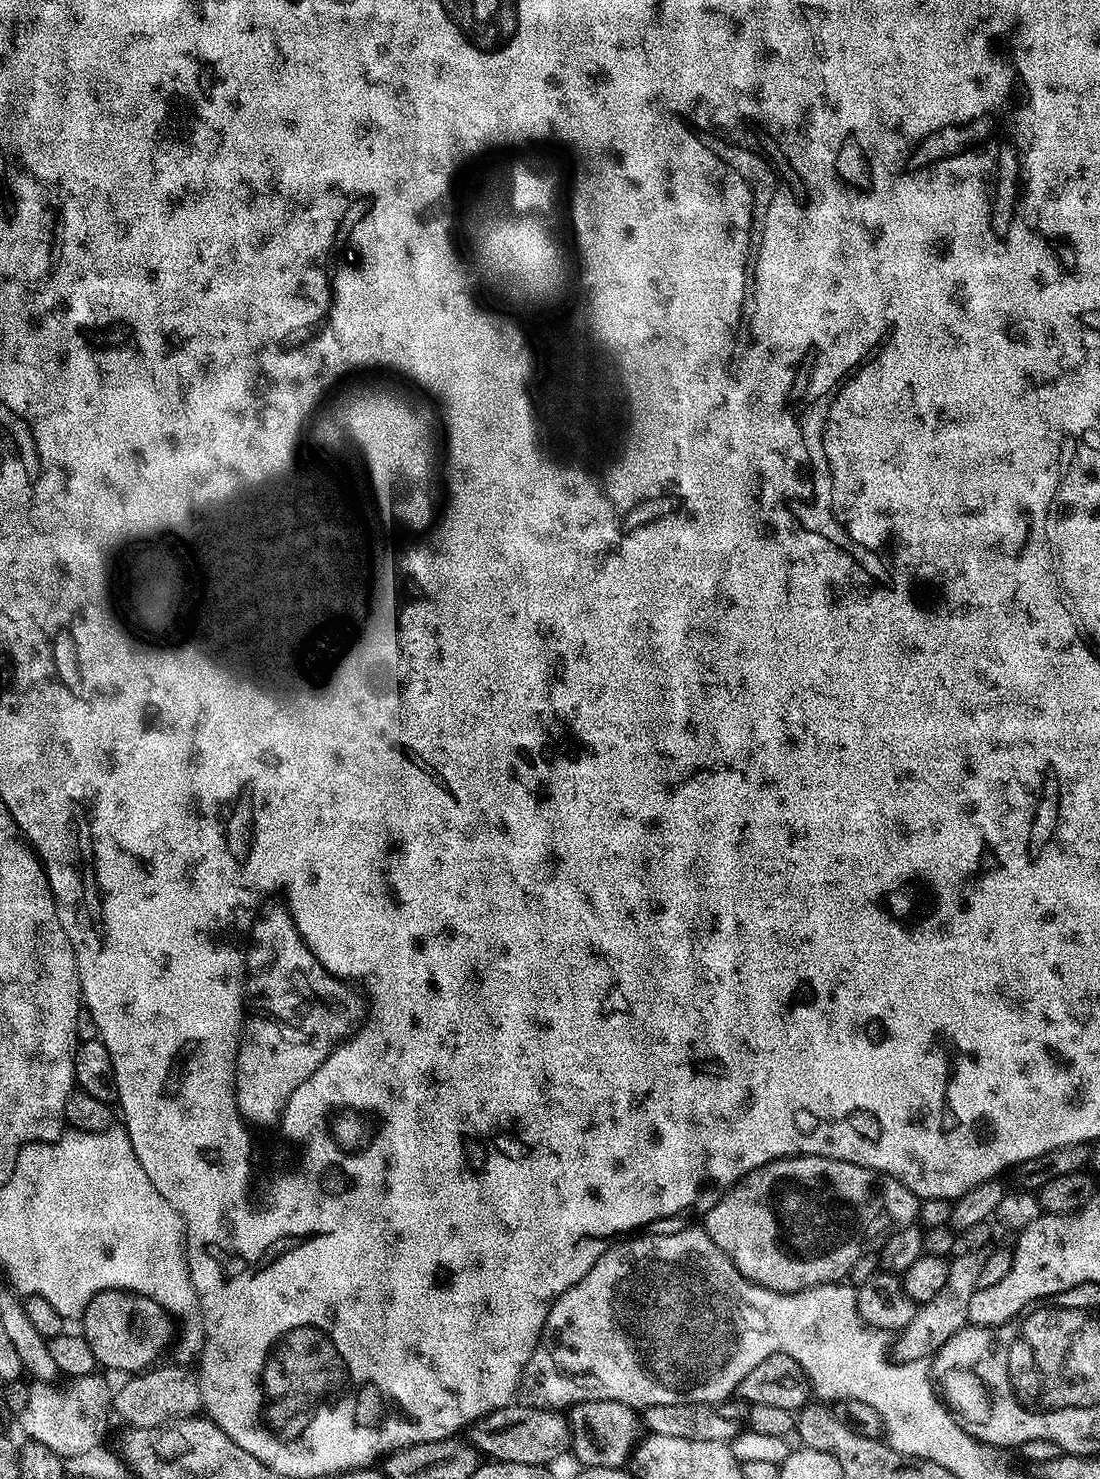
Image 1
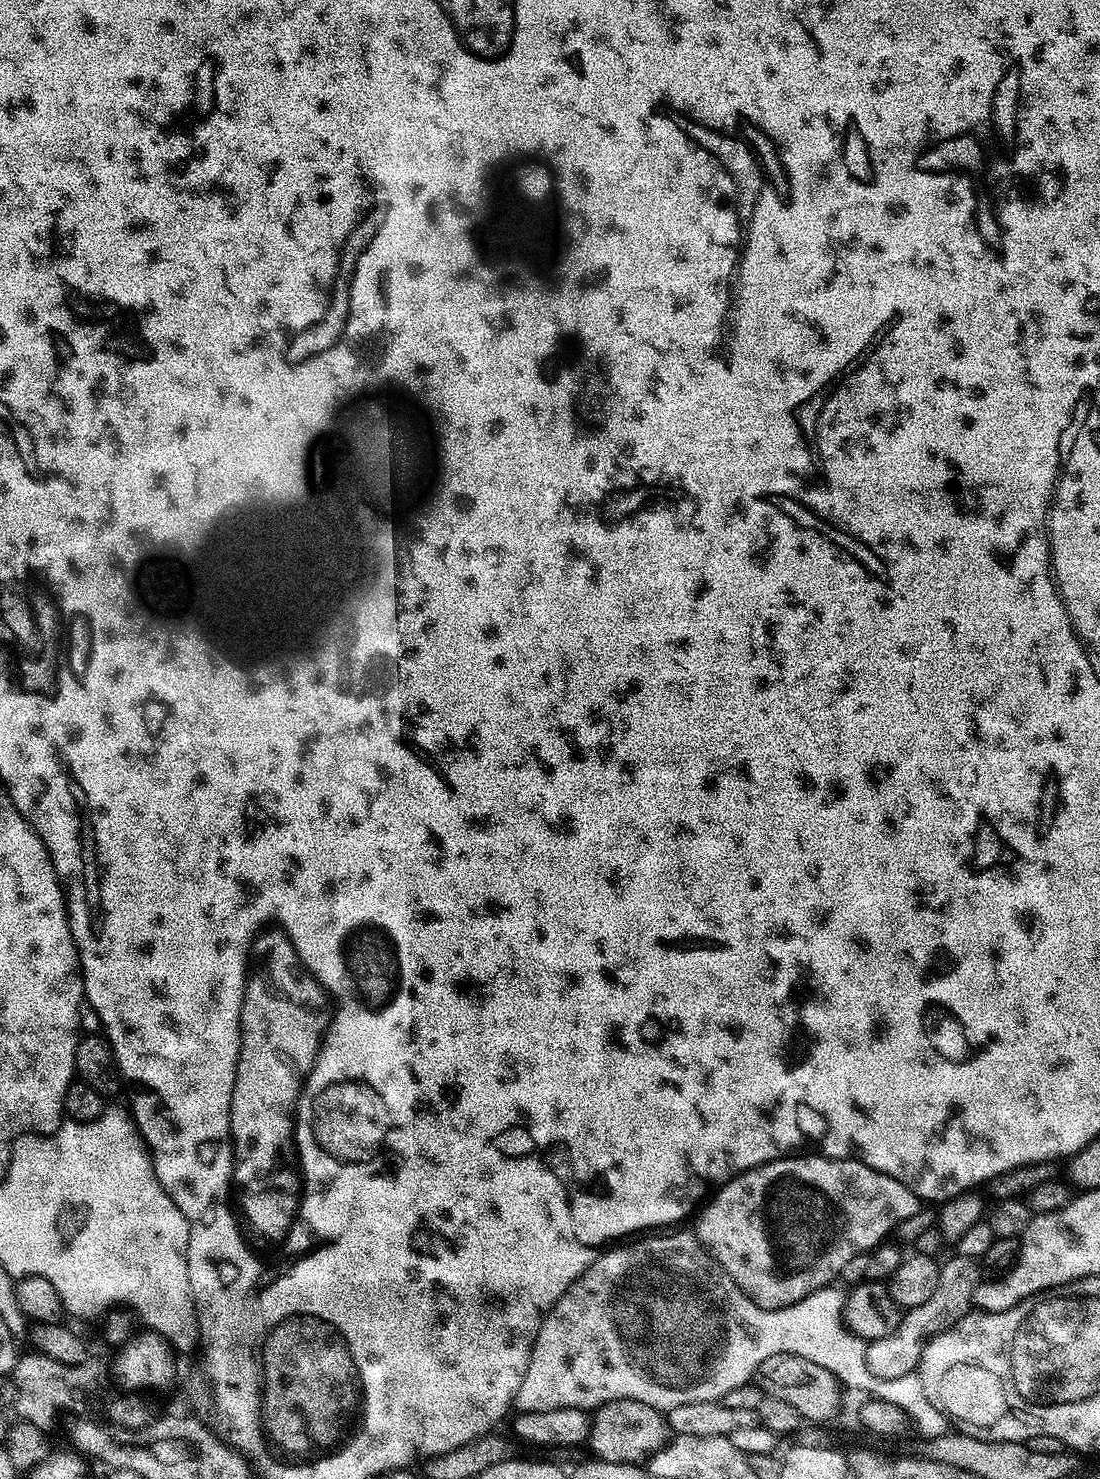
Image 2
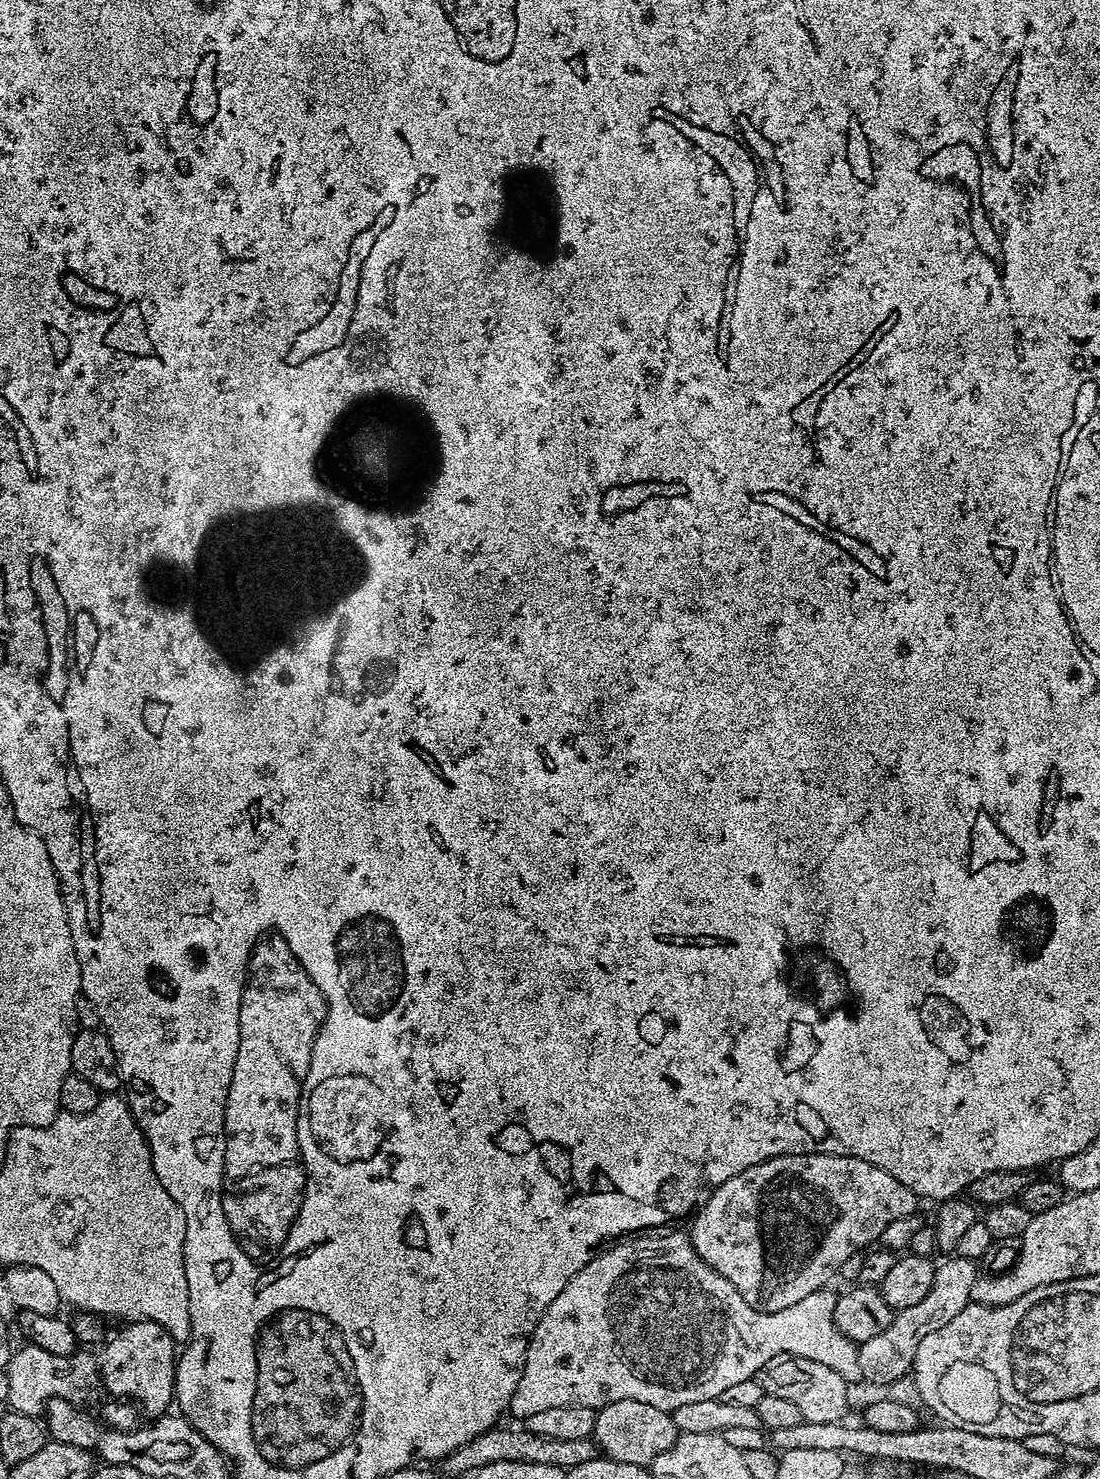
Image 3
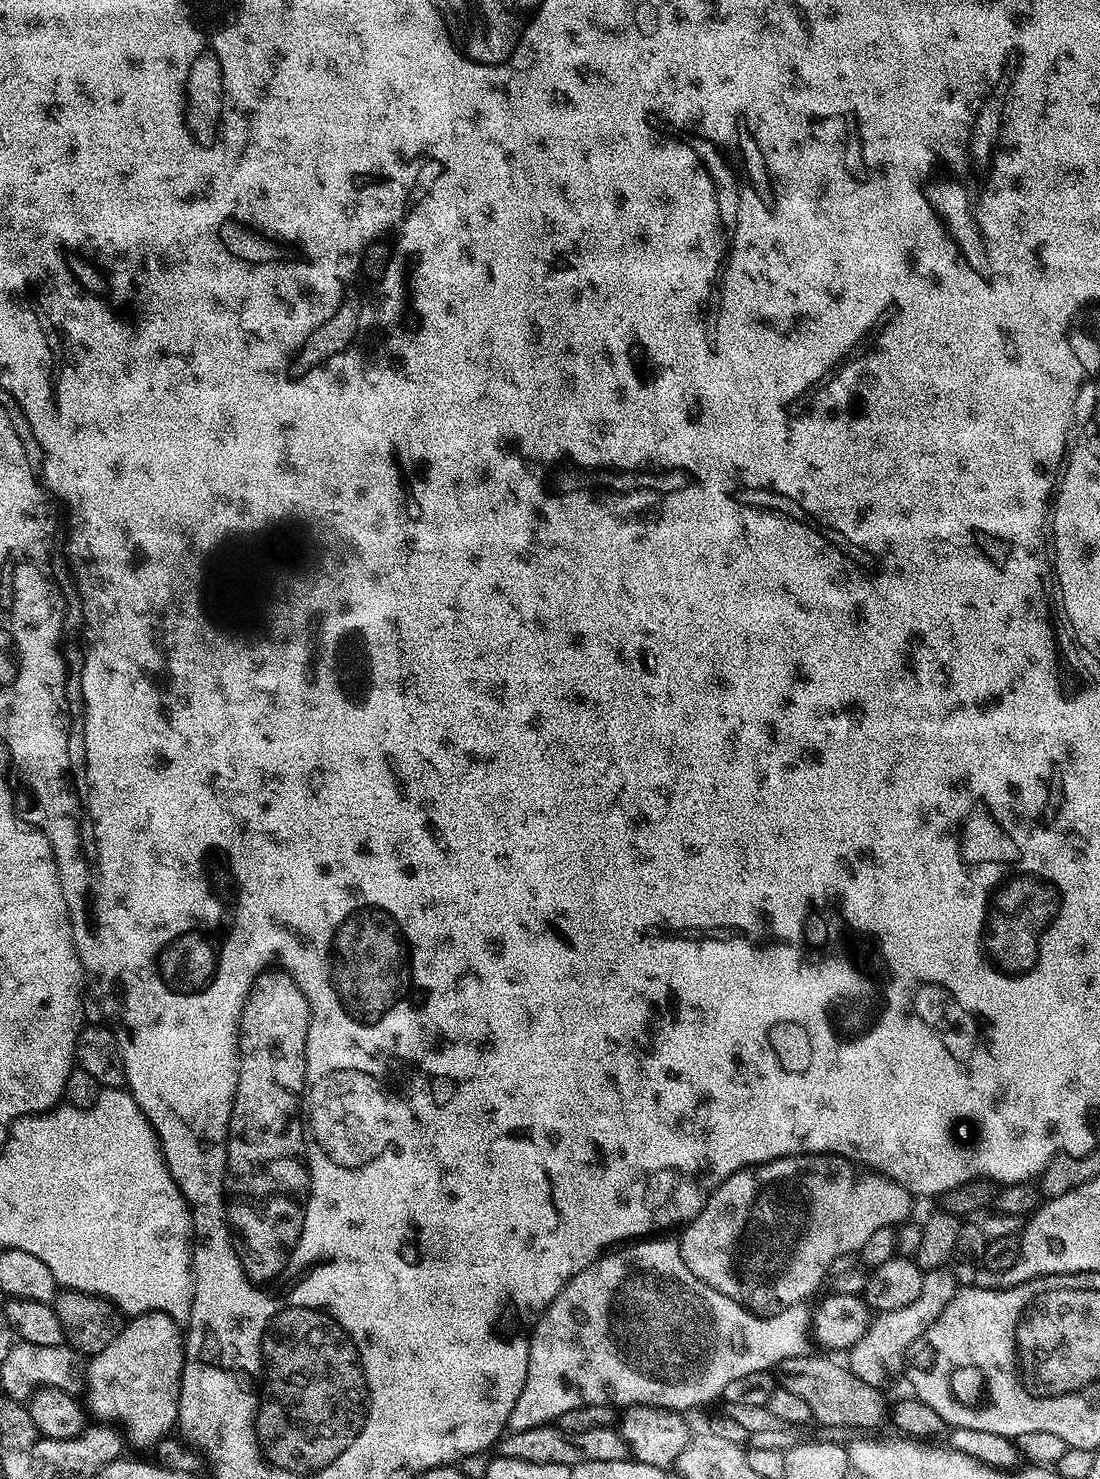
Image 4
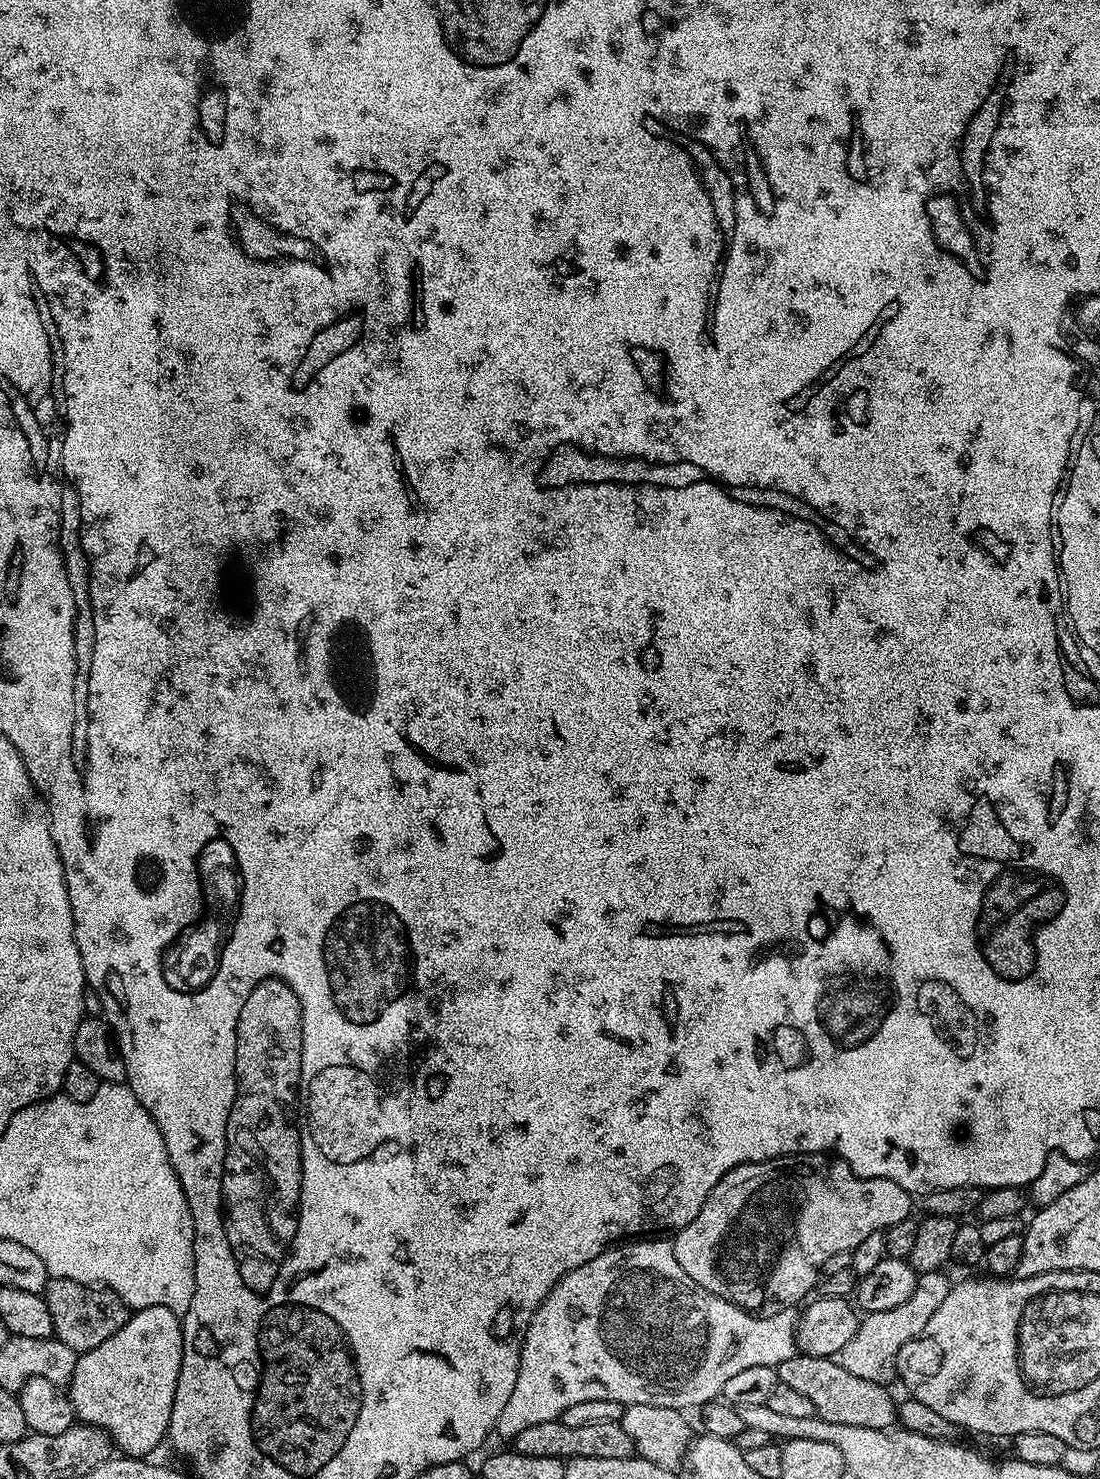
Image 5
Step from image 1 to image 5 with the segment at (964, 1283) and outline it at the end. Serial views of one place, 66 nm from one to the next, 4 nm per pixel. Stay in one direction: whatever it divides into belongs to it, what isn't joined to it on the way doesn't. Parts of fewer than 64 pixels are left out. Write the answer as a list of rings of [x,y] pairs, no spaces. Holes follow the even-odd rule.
[[[943,1271],[926,1272],[917,1279],[914,1294],[910,1294],[910,1298],[906,1298],[906,1302],[902,1302],[902,1306],[894,1306],[894,1310],[882,1310],[881,1312],[867,1313],[861,1319],[858,1330],[854,1334],[854,1338],[850,1338],[850,1342],[846,1342],[846,1346],[840,1351],[838,1362],[846,1370],[850,1370],[850,1374],[858,1374],[858,1378],[866,1378],[875,1384],[891,1385],[891,1380],[897,1379],[896,1359],[902,1346],[906,1342],[915,1340],[920,1335],[920,1331],[926,1326],[926,1322],[930,1322],[931,1315],[934,1310],[938,1310],[938,1306],[942,1304],[946,1298],[950,1287],[950,1280],[944,1277]]]

